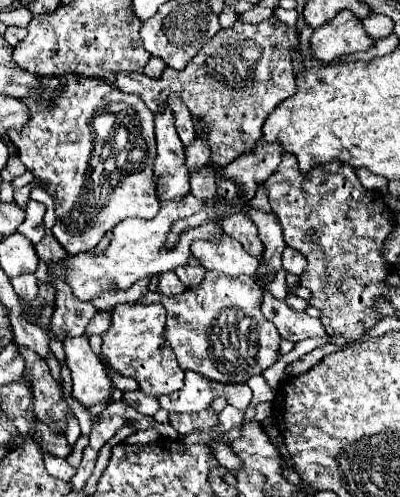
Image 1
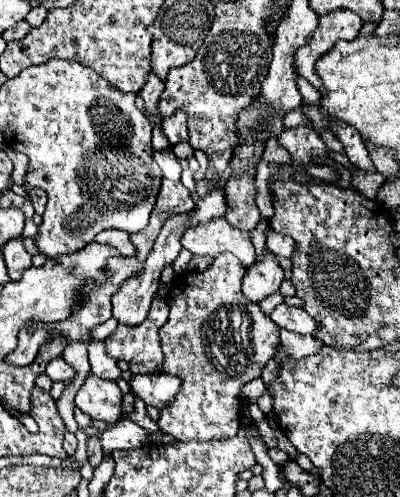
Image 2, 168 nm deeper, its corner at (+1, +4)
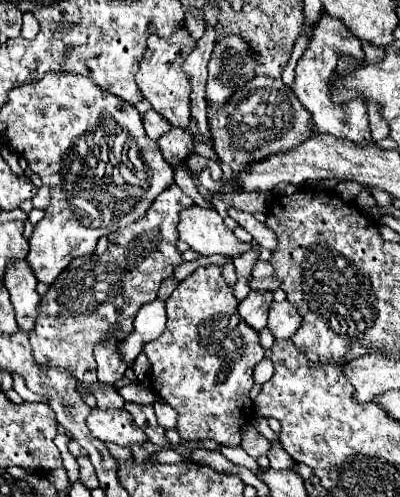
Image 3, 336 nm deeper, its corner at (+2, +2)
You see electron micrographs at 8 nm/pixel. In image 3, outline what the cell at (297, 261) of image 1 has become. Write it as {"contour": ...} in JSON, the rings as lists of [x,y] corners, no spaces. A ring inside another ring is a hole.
{"contour":[[[228,210],[228,216],[234,218],[242,228],[246,226],[246,230],[250,232],[250,236],[252,236],[260,246],[264,246],[264,248],[268,248],[268,250],[276,250],[276,244],[278,244],[276,234],[272,234],[272,230],[266,228],[262,222],[258,222],[252,214],[242,212],[242,210]]]}

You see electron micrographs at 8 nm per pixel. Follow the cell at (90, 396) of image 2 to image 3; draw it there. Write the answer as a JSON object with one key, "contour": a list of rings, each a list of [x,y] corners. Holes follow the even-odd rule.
{"contour":[[[92,408],[92,414],[88,416],[86,424],[92,436],[100,438],[102,442],[114,442],[118,446],[148,442],[148,436],[144,434],[144,430],[134,424],[132,416],[126,410],[102,412],[98,408]]]}

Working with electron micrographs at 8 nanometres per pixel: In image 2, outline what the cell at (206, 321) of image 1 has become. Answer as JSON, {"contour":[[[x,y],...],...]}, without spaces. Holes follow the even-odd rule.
{"contour":[[[221,254],[203,272],[187,272],[173,280],[167,294],[167,304],[171,308],[169,320],[161,326],[161,348],[165,362],[161,372],[179,376],[183,386],[177,400],[165,408],[159,418],[159,428],[171,434],[175,440],[223,440],[231,438],[239,430],[239,404],[243,402],[239,390],[253,378],[259,378],[267,360],[275,356],[279,346],[279,328],[273,320],[251,300],[245,300],[241,292],[241,280],[245,268],[233,254]]]}

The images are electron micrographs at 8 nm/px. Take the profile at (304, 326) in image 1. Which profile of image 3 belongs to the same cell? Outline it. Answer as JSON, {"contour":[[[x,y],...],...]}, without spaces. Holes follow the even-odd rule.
{"contour":[[[284,300],[284,302],[272,302],[270,306],[270,318],[268,318],[268,330],[274,334],[276,340],[288,340],[300,326],[300,314],[296,308]]]}

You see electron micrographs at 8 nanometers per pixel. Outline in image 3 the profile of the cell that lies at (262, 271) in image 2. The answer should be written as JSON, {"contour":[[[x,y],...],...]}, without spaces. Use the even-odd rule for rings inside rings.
{"contour":[[[250,292],[244,302],[240,302],[238,312],[244,322],[256,332],[260,332],[266,322],[268,322],[268,308],[272,304],[272,294],[270,292]]]}

